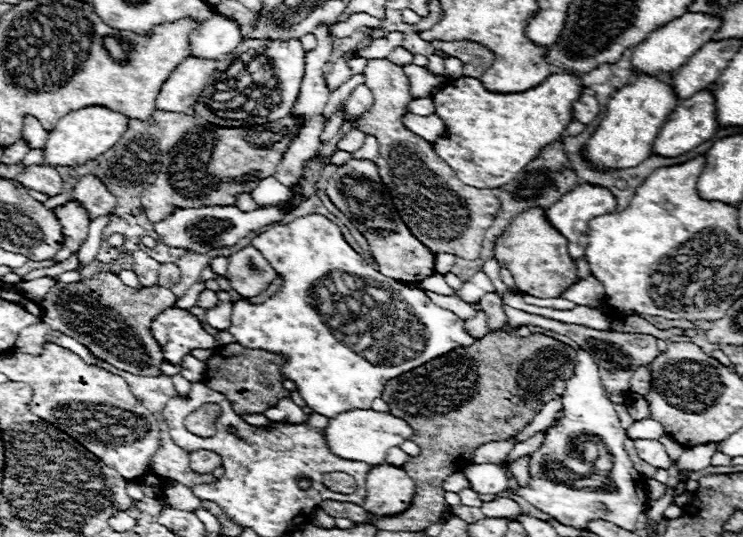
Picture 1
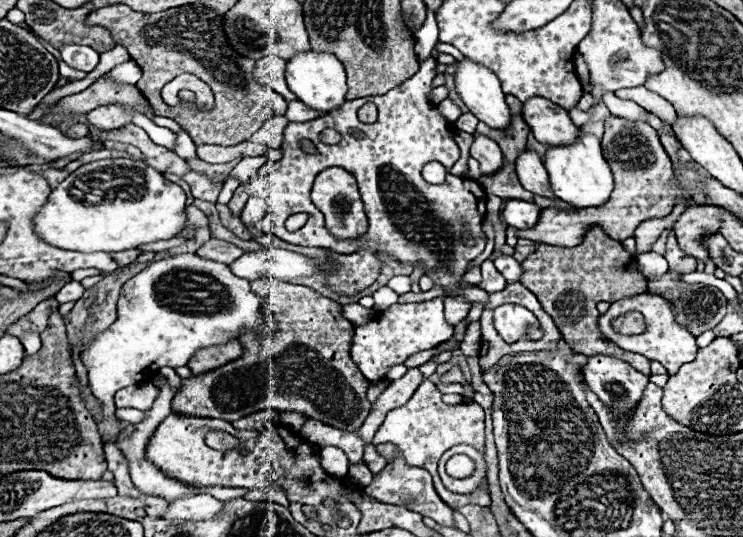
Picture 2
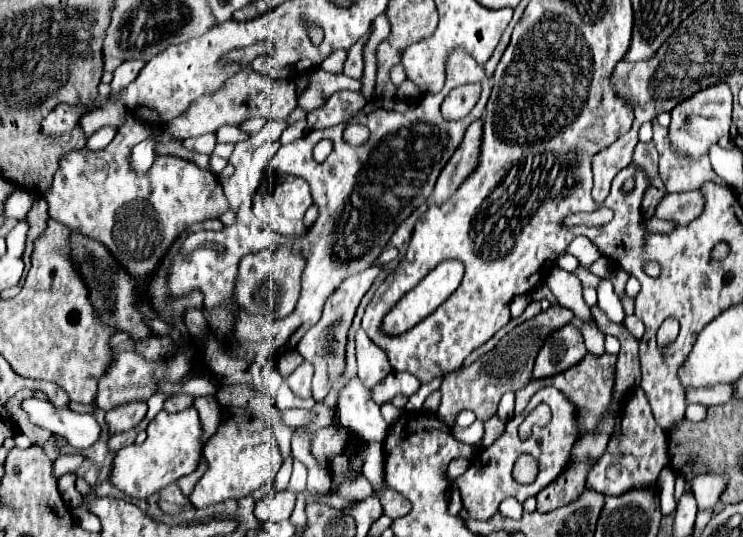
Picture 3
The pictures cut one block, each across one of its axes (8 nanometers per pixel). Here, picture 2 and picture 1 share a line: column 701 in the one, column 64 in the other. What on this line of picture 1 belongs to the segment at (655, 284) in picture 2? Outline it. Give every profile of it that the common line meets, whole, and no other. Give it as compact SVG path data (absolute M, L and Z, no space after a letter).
M102 272L72 284L52 286L42 304L42 312L44 322L52 330L74 338L104 362L138 376L162 376L160 366L164 356L152 336L150 324L176 300L178 298L166 288L150 286L138 290L122 284L116 274Z

